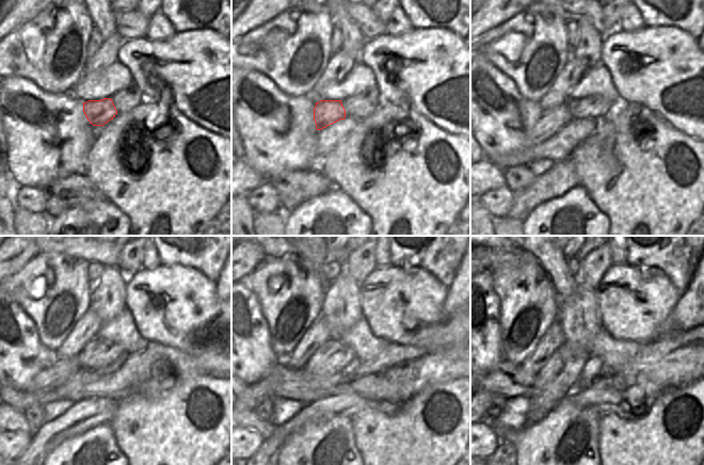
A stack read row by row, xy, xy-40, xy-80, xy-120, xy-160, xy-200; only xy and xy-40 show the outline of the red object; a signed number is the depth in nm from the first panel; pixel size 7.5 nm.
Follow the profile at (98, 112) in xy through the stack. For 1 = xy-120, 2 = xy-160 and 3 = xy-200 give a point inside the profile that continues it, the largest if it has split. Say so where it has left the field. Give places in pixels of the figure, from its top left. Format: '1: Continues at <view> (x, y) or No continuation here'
1: Continues at xy-120 (64, 369)
2: Continues at xy-160 (280, 374)
3: Continues at xy-200 (506, 381)

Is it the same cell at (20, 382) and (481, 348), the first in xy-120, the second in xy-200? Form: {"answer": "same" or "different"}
{"answer": "same"}

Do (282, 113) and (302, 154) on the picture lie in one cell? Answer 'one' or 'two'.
one

